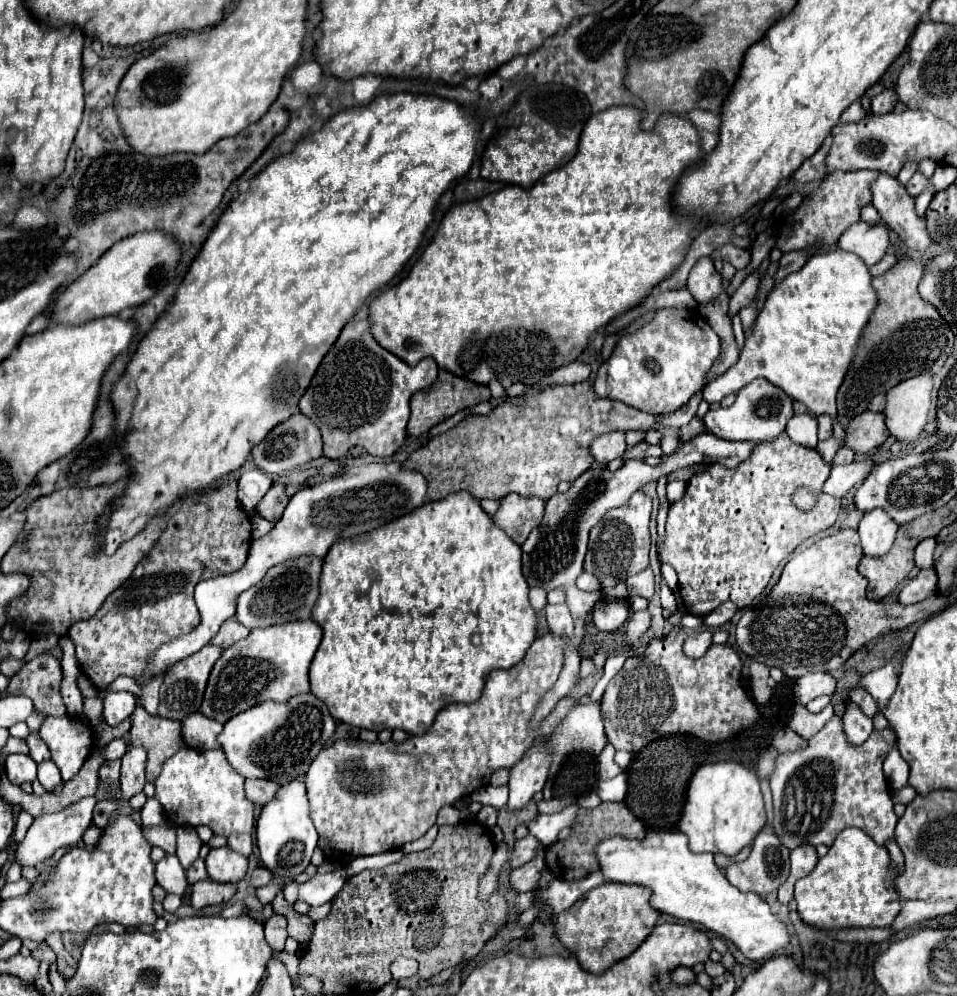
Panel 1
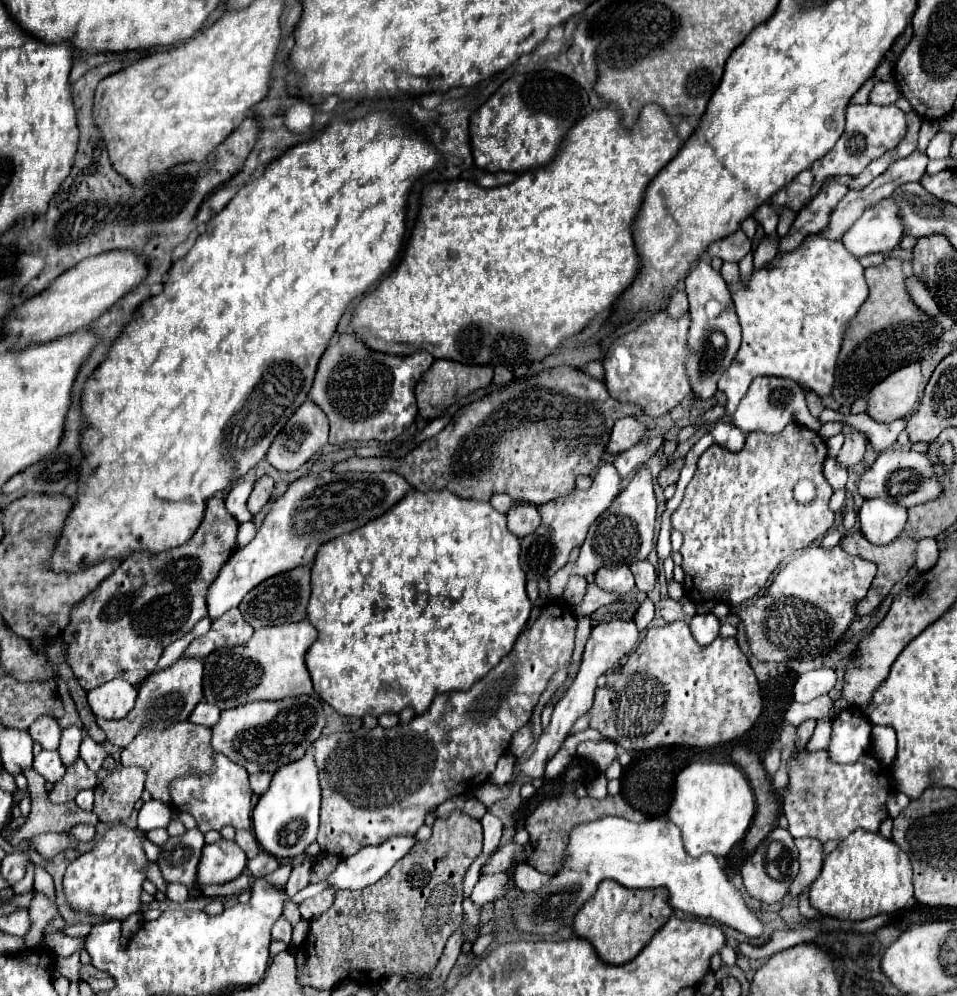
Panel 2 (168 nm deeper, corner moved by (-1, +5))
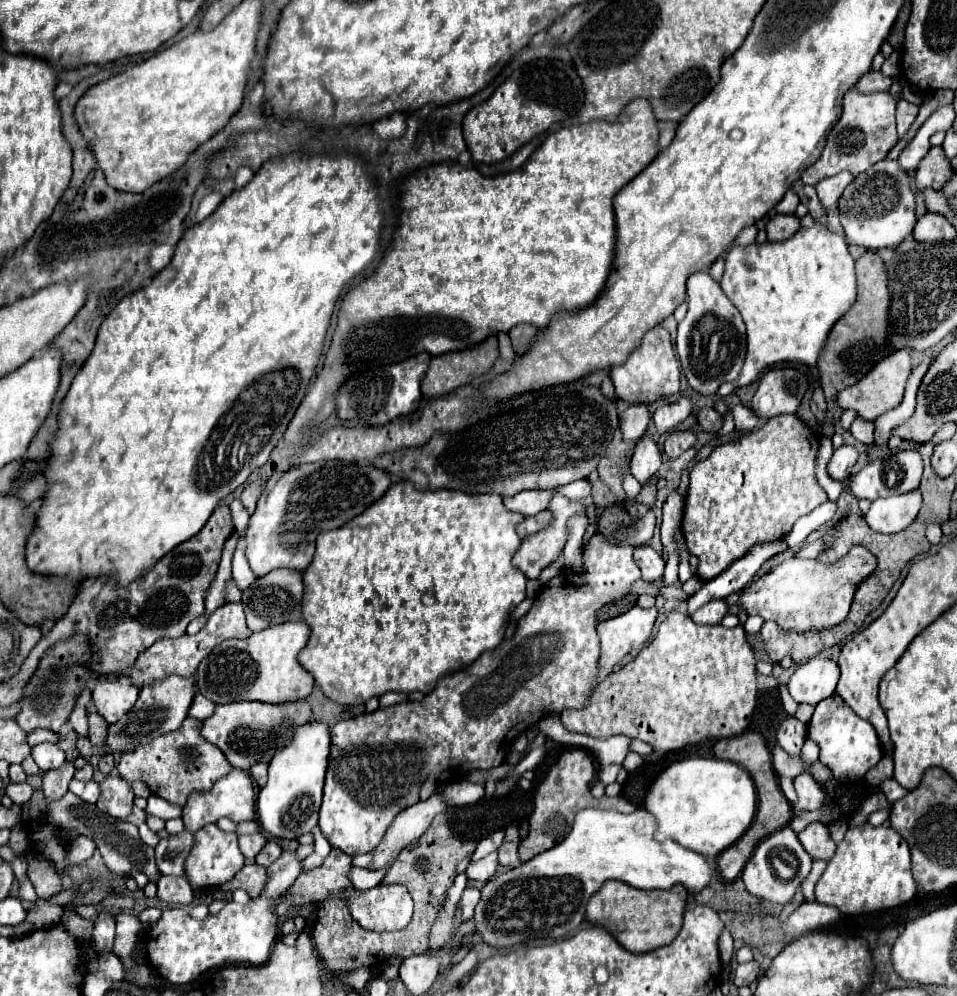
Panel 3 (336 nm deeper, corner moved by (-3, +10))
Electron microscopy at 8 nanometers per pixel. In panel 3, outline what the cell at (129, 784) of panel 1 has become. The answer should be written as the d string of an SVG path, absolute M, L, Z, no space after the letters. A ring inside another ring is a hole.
M108 776L100 784L100 798L96 802L100 812L124 820L132 812L132 802L134 802L134 790L128 780L120 776Z

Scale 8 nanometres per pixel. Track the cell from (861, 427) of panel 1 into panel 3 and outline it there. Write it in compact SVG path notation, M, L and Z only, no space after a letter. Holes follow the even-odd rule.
M844 444L842 448L836 448L830 462L828 462L828 474L834 478L834 480L846 480L850 476L850 470L852 466L856 464L858 460L858 448L856 446L848 446Z

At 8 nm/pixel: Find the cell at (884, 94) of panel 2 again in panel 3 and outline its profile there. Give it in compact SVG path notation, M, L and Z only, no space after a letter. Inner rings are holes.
M870 70L868 74L864 74L864 76L858 80L858 84L856 84L856 88L858 88L860 92L864 92L864 94L888 92L890 86L892 86L892 78L884 76L882 72L872 72L872 70Z

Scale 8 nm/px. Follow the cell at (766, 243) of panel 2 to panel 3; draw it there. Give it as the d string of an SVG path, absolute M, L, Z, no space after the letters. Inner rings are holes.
M778 214L766 224L766 234L770 242L788 240L800 228L800 220L792 214Z

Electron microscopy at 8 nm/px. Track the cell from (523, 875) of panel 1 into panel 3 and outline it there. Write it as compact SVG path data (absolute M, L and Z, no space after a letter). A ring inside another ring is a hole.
M468 886L462 894L462 920L472 918L476 902L480 902L480 890L476 886Z

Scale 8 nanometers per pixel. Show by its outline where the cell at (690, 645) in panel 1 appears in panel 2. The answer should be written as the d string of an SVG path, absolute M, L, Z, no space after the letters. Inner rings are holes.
M714 613L694 615L690 621L690 631L700 645L712 643L712 639L718 635L718 629L720 629L720 621Z

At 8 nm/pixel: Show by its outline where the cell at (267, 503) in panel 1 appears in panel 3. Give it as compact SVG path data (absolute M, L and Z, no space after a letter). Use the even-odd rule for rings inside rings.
M262 478L262 480L254 480L254 482L246 484L246 488L242 490L240 500L242 500L242 504L246 506L246 510L248 510L250 514L254 514L254 510L256 510L256 502L258 502L260 494L264 492L264 482L266 482L264 478Z

